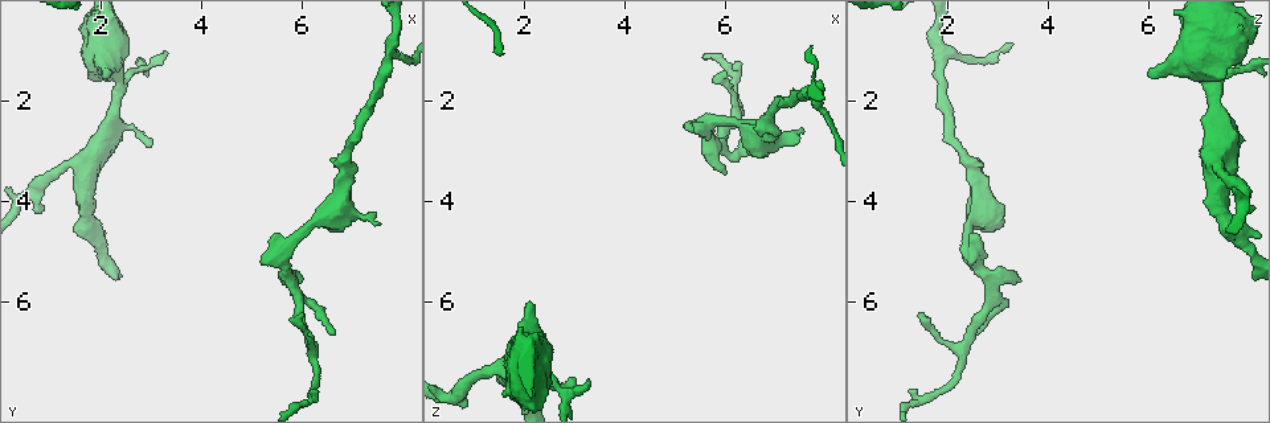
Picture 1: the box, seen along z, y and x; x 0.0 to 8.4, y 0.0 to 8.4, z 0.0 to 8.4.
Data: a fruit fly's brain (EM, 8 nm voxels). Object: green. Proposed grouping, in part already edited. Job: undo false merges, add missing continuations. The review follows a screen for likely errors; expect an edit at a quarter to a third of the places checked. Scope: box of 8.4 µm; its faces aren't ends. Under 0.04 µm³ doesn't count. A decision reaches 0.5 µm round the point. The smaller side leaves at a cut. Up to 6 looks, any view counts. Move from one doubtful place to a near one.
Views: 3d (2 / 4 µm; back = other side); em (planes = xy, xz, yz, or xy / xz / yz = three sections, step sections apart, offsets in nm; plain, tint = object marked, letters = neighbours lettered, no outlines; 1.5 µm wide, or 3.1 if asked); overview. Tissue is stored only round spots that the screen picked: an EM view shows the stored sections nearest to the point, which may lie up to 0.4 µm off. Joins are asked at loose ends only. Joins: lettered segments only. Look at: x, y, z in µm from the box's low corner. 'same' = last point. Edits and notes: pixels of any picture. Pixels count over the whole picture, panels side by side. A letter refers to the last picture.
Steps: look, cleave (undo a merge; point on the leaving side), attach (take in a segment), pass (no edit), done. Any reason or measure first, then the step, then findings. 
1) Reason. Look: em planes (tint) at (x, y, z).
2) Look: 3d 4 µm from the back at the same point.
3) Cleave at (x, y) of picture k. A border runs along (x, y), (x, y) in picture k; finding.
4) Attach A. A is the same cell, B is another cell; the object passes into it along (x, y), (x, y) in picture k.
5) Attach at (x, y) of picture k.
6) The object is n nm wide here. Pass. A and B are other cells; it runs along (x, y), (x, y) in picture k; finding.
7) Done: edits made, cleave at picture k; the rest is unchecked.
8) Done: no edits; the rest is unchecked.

Thin end. Look: em yz step 4 (tint) at (3.30, 1.05, 7.50).

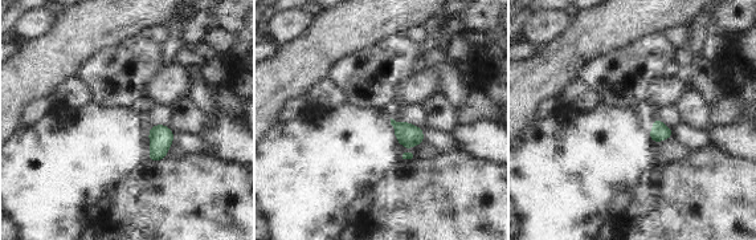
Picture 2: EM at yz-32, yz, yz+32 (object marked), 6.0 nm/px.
Look: em yz step 4 (letters) at the same point.

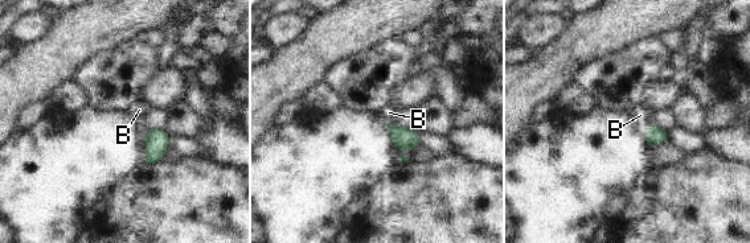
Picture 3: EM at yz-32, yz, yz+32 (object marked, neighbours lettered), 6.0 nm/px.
Attach B. B is the same cell; the object passes into it along (402, 138), (390, 126), (389, 112) in picture 3; it goes on there.

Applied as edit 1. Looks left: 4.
Look: overview.

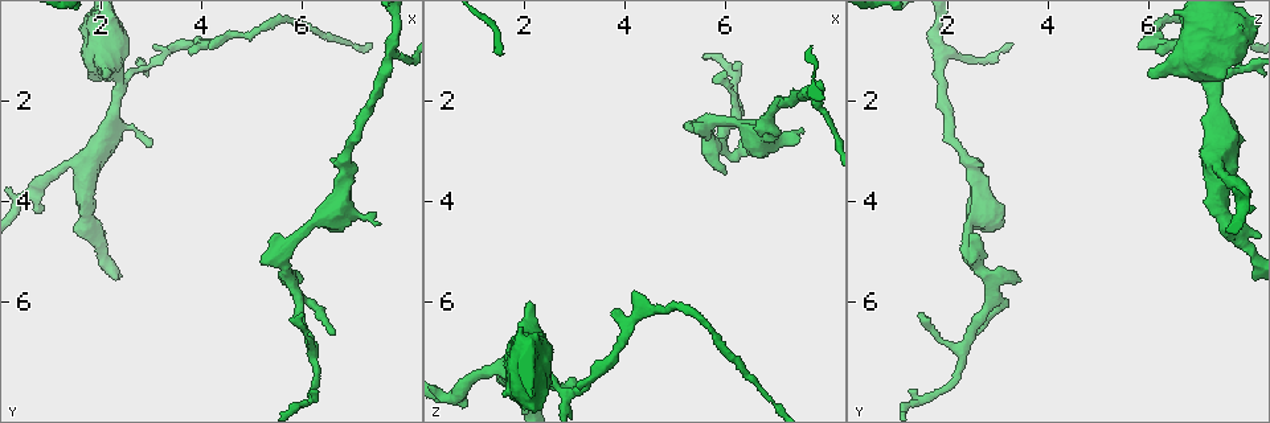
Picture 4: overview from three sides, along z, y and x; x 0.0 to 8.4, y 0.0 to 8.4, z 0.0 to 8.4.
Free end. Look: 3d 4 µm at (3.05, 2.80, 7.60).

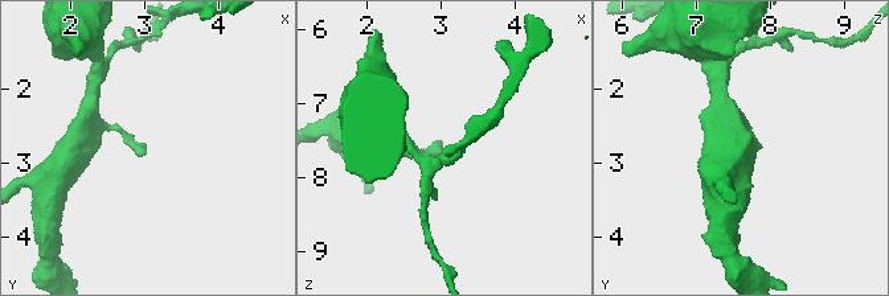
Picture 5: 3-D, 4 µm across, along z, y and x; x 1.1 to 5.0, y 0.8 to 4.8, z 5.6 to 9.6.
Now the EM. Look: em planes (tint) at (3.05, 2.85, 7.60).

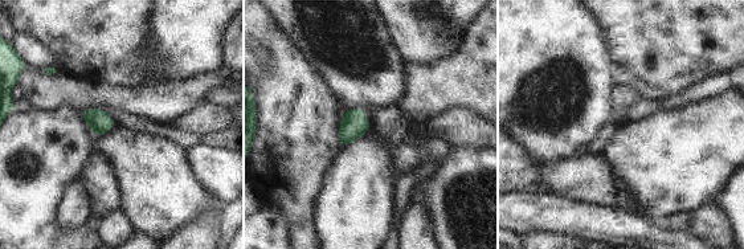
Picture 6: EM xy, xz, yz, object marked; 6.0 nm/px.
Look: em planes (letters) at the same point.

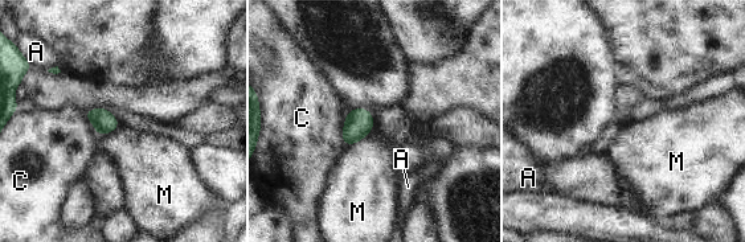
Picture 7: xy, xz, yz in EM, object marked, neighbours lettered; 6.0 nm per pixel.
Pass. A, C and M are other cells; none of them fits.

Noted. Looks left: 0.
Done: edits made, attach at picture 3; the rest is unchecked.

